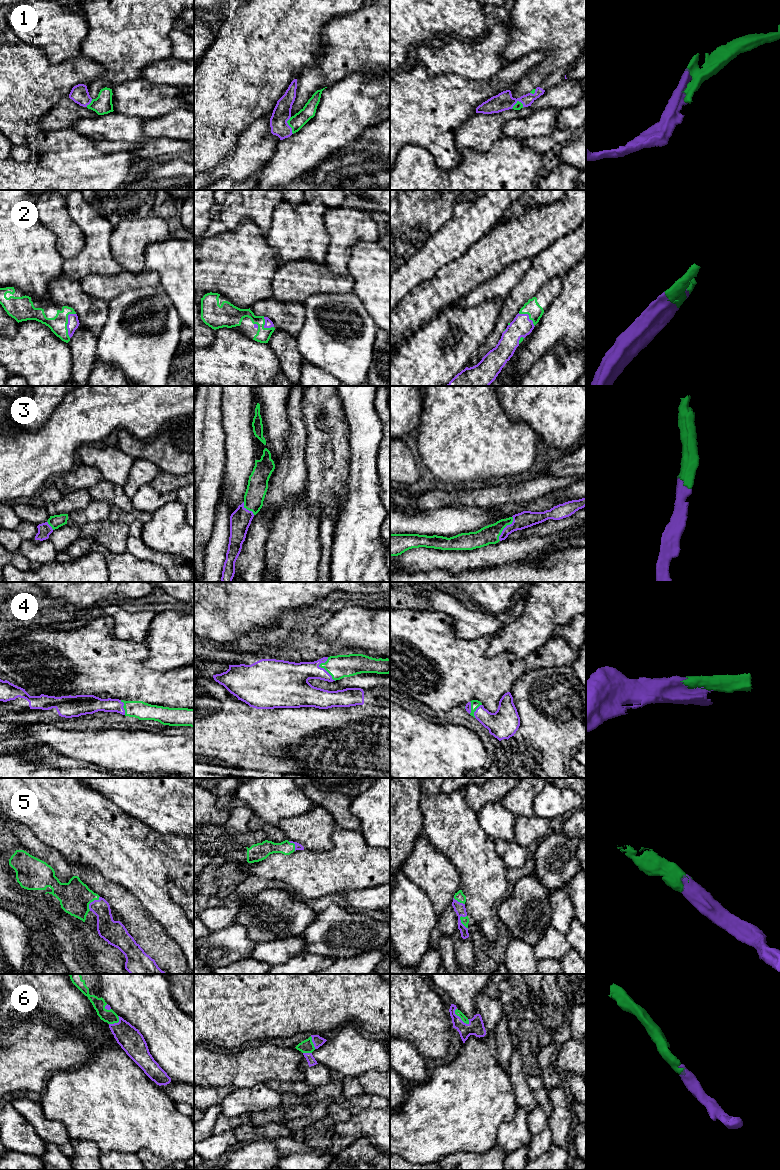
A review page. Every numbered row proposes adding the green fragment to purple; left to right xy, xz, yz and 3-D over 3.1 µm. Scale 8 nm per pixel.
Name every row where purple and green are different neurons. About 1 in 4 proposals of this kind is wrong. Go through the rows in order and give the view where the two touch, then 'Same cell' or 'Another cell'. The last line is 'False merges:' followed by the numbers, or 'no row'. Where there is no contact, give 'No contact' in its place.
1: Touches purple in xz. Same cell
2: Touches purple in xy. Same cell
3: Touches purple in yz. Same cell
4: Touches purple in xz. Same cell
5: Touches purple in xy. Same cell
6: Touches purple in yz. Same cell
False merges: no row

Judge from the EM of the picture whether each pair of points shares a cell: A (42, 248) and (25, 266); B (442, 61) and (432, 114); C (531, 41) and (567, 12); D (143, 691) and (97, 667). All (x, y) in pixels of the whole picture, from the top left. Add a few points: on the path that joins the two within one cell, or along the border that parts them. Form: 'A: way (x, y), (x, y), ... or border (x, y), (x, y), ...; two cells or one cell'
A: way (38, 252), (28, 262); one cell
B: border (419, 64), (430, 74), (455, 73), (463, 78); two cells
C: way (540, 32), (558, 15); one cell
D: way (132, 680), (120, 671), (111, 671), (108, 668); one cell

